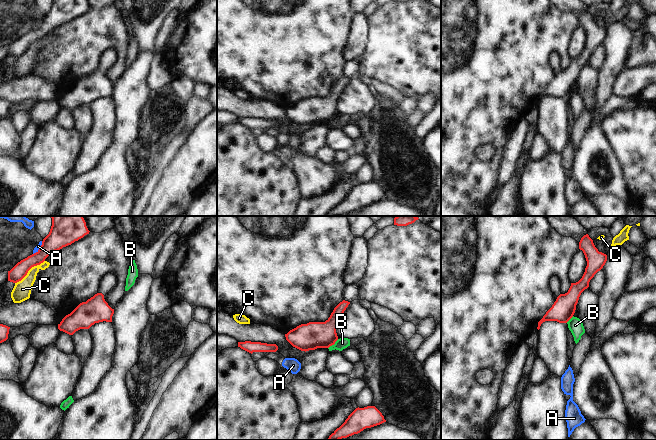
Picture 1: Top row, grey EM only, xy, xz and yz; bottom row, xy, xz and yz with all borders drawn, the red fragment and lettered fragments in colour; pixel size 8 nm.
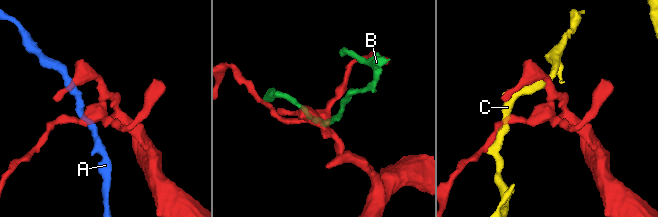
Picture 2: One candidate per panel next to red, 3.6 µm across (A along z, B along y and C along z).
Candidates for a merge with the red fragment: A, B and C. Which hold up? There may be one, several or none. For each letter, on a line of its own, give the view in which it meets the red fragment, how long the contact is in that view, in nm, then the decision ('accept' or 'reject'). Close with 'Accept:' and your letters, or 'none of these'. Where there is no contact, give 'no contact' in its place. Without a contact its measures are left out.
A: contact in xy; length 130 nm; reject
B: contact in xz; length 120 nm; reject
C: contact in xy; length 300 nm; reject
Accept: none of these

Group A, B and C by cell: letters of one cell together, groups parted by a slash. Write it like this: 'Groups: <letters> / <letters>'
Groups: A / B / C.

